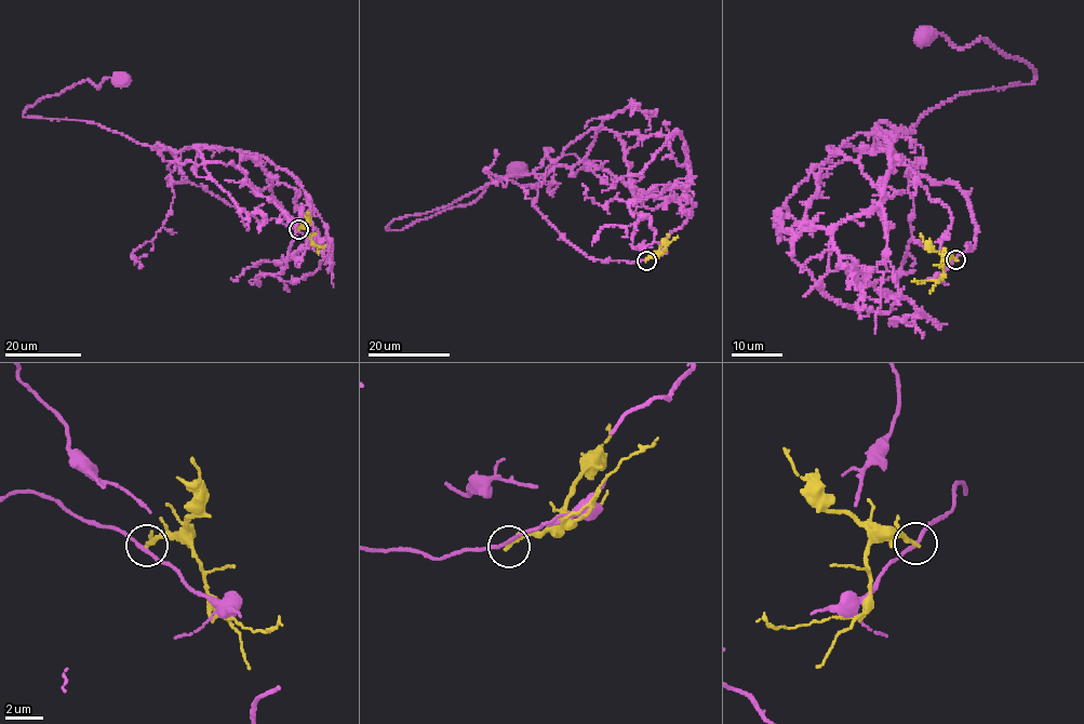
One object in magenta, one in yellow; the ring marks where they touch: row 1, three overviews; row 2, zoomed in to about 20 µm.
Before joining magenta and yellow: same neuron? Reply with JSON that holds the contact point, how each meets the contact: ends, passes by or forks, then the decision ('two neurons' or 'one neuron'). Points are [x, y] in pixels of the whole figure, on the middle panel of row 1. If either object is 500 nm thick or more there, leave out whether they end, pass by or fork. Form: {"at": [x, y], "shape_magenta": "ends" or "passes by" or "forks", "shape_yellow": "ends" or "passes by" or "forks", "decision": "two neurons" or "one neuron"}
{"at": [646, 260], "shape_magenta": "passes by", "shape_yellow": "ends", "decision": "two neurons"}

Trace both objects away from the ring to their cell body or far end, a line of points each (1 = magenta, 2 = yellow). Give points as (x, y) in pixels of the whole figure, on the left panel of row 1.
1: (298, 230), (259, 223), (190, 182), (169, 185), (158, 143), (23, 115), (87, 80), (97, 88), (120, 79)
2: (298, 229), (306, 228), (313, 244), (325, 246)

